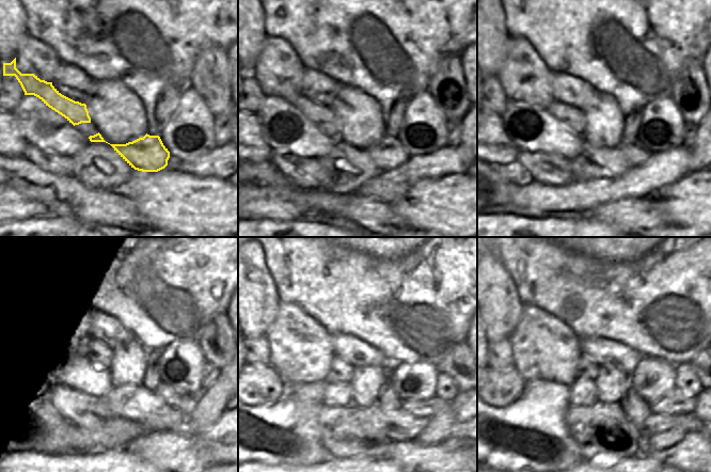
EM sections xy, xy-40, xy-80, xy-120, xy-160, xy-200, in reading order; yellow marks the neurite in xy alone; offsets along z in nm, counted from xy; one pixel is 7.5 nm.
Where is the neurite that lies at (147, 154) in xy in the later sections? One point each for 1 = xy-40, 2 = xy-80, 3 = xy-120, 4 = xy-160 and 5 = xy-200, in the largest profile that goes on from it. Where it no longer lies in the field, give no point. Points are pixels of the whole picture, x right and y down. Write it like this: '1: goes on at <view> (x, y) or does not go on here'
1: goes on at xy-40 (389, 153)
2: goes on at xy-80 (636, 154)
3: goes on at xy-120 (185, 405)
4: goes on at xy-160 (429, 407)
5: goes on at xy-200 (674, 404)

